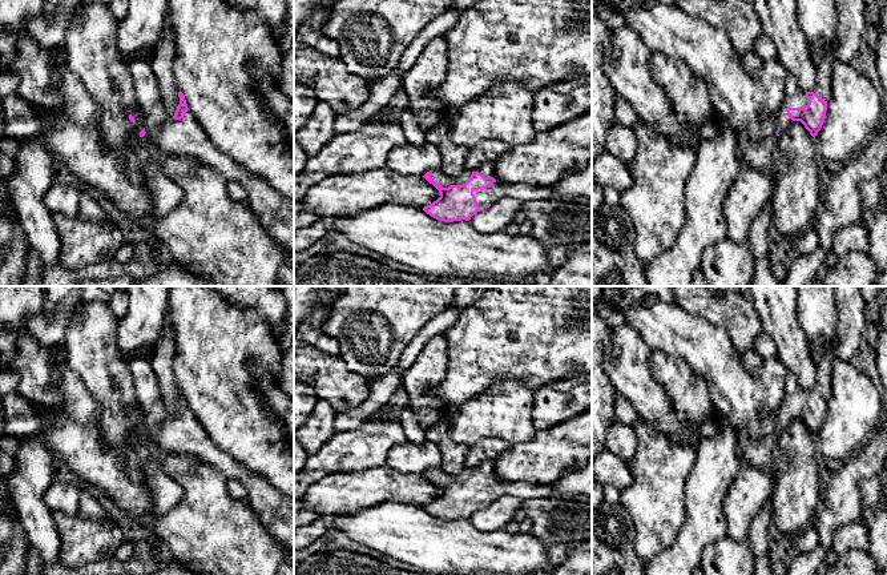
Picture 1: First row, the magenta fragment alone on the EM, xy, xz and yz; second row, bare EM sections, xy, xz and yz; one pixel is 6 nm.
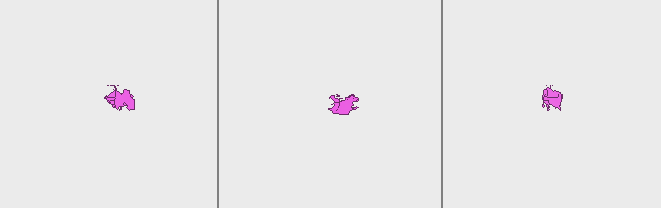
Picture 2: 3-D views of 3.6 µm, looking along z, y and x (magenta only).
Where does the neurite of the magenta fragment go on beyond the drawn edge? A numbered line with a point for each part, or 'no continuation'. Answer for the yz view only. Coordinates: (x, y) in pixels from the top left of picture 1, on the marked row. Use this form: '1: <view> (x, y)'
1: yz (794, 97)

